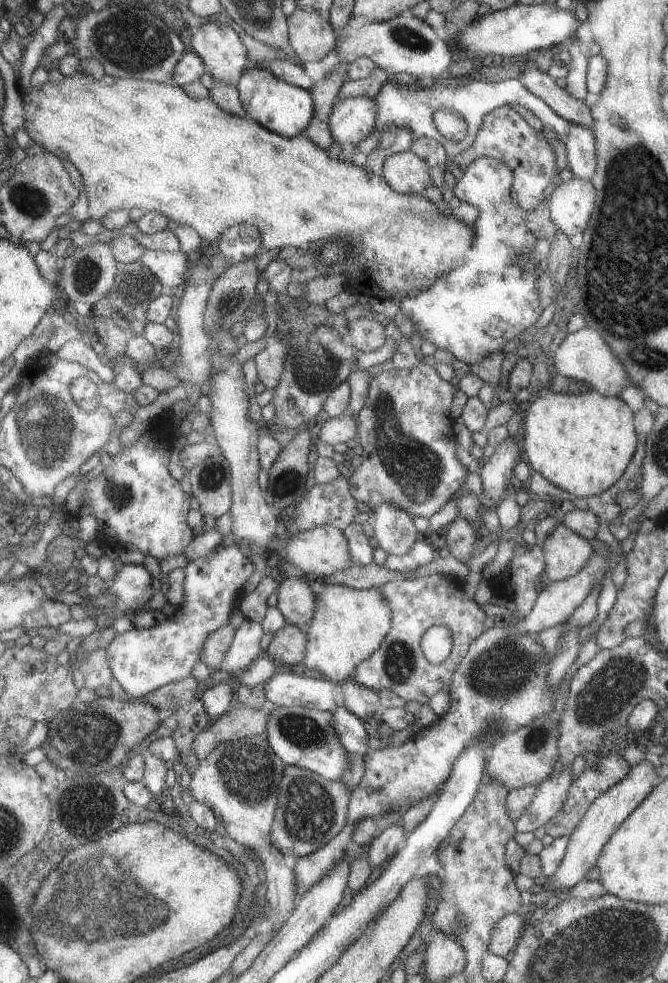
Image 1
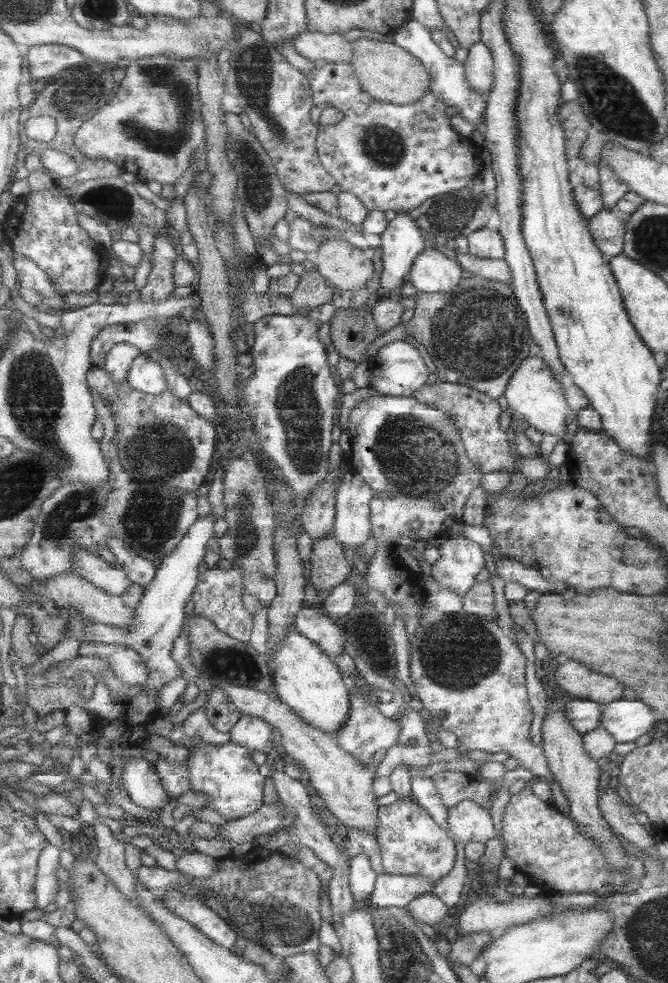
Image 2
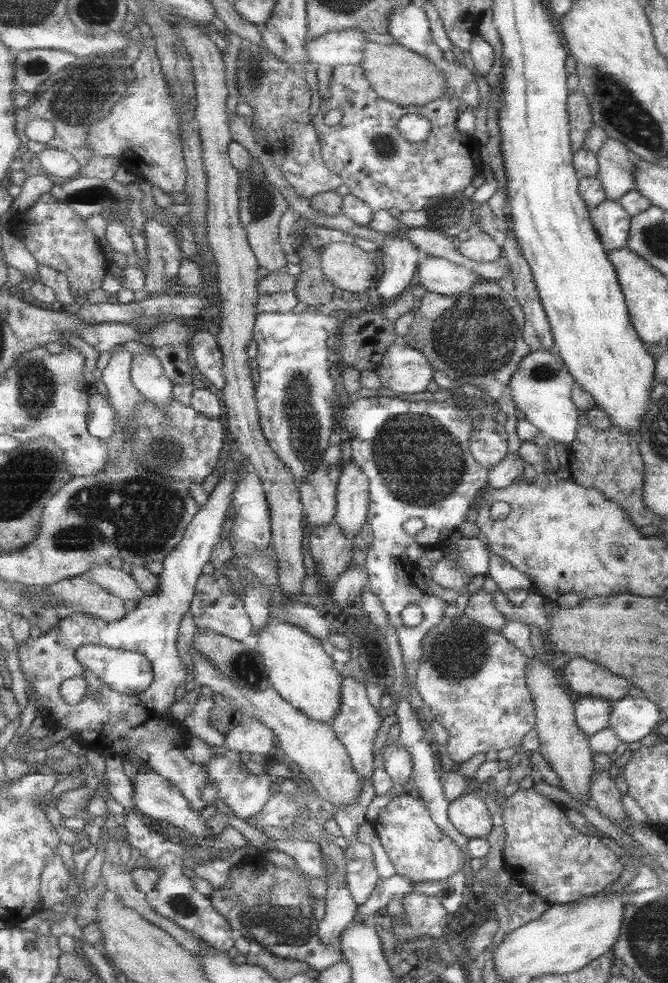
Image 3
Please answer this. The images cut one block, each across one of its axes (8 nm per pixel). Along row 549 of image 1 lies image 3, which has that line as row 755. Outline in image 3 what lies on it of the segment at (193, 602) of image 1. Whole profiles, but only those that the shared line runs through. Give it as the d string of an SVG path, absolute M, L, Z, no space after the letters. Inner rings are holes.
M229 751L223 755L214 755L209 762L203 764L208 768L208 778L214 782L219 789L217 793L216 805L221 802L231 808L237 818L244 821L257 817L274 796L274 777L265 775L249 774L243 769L247 757L236 751Z

